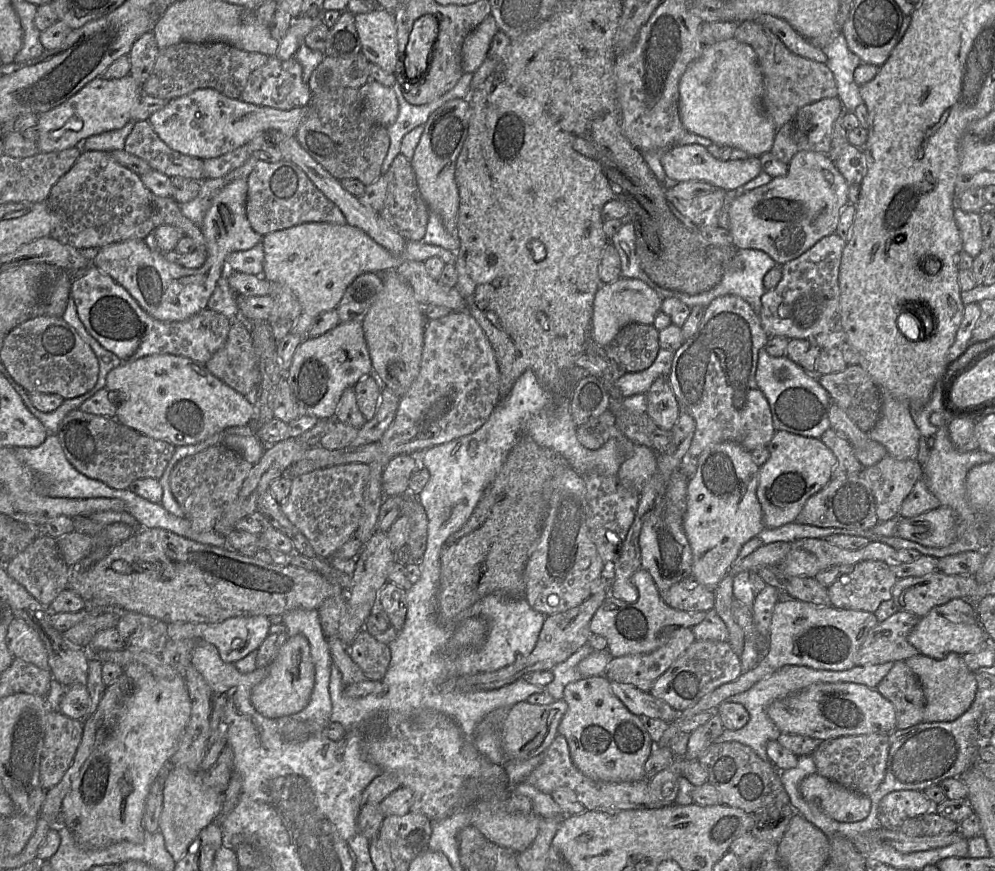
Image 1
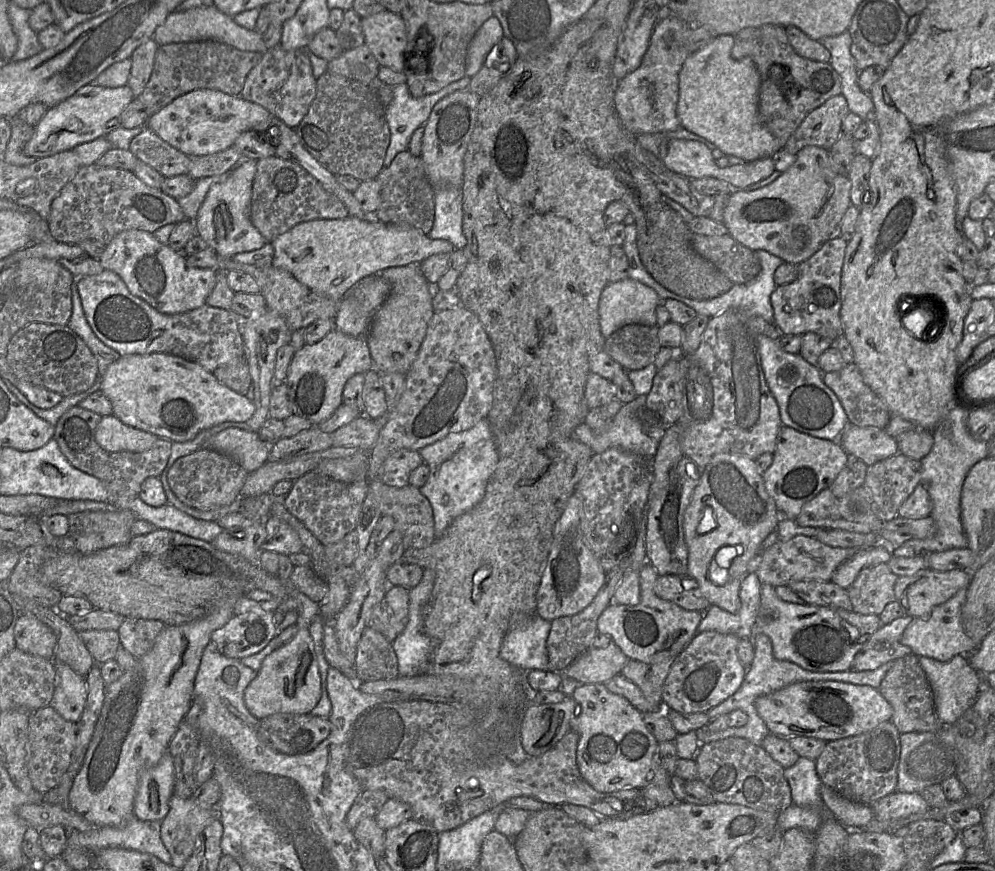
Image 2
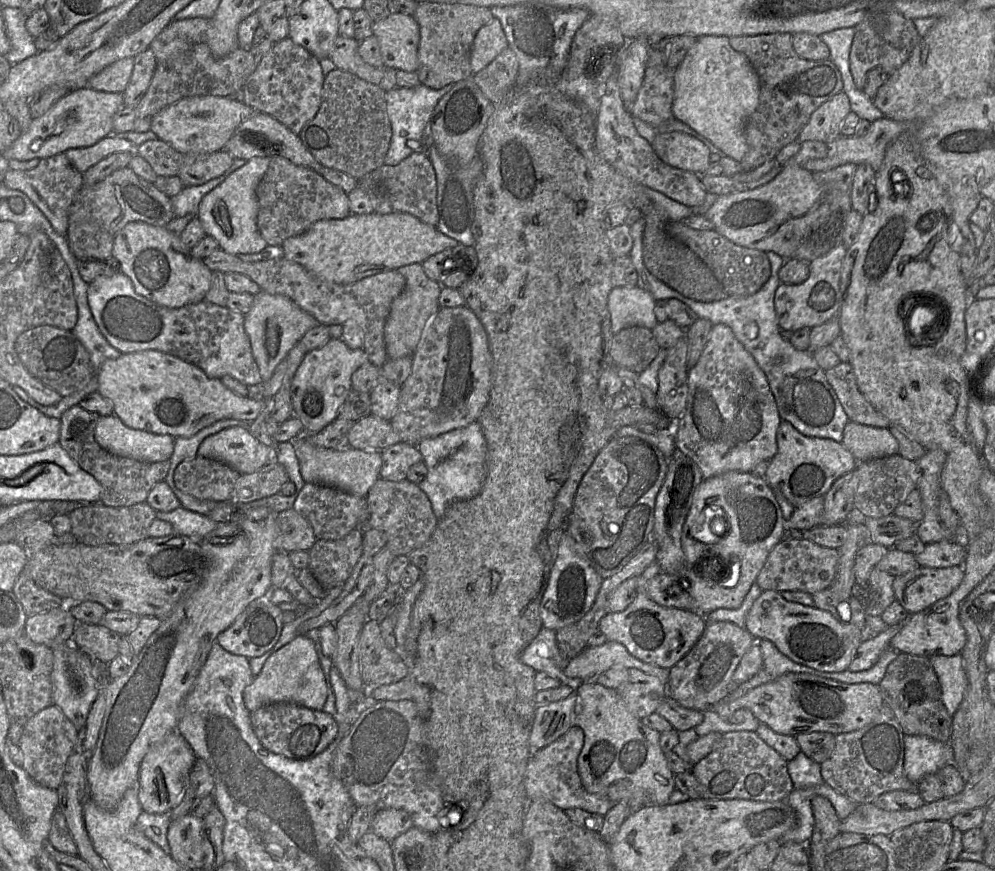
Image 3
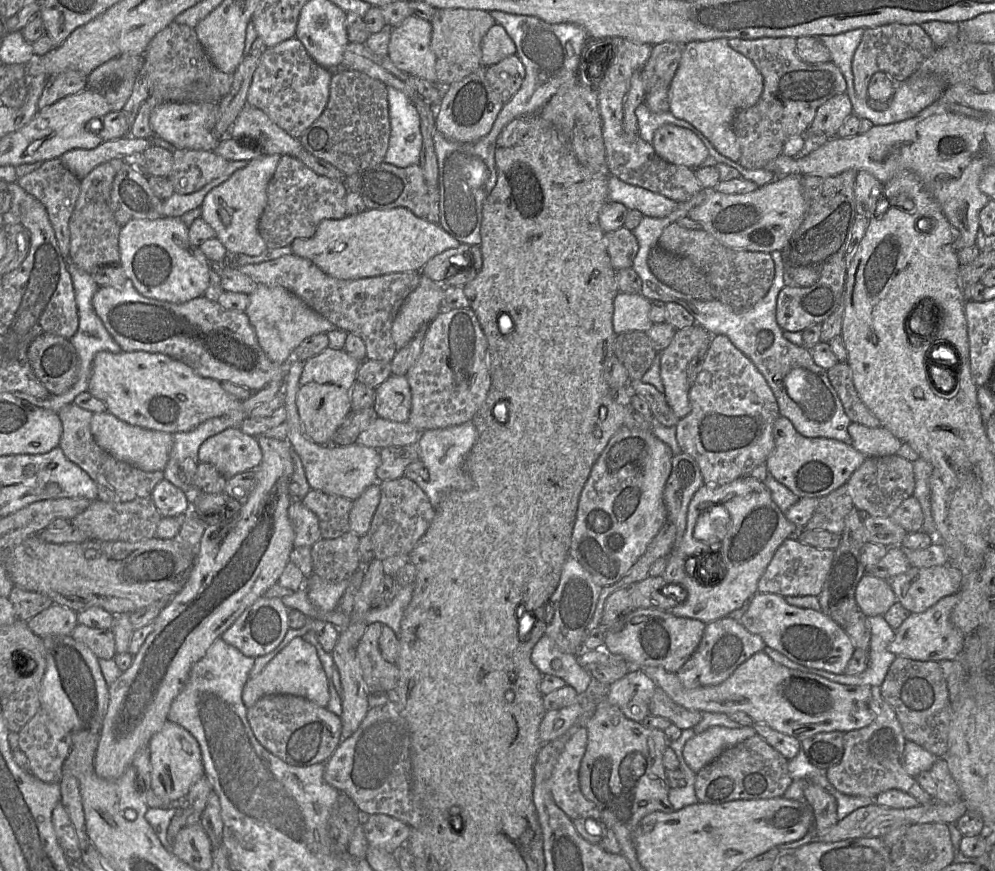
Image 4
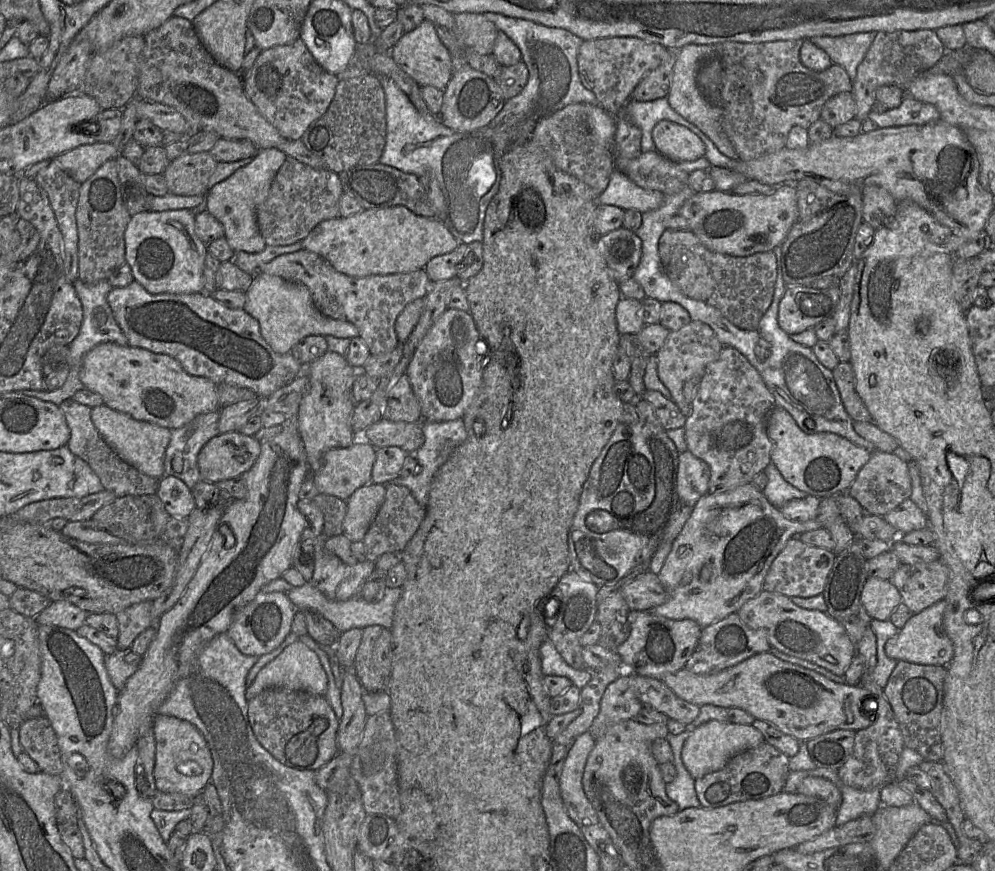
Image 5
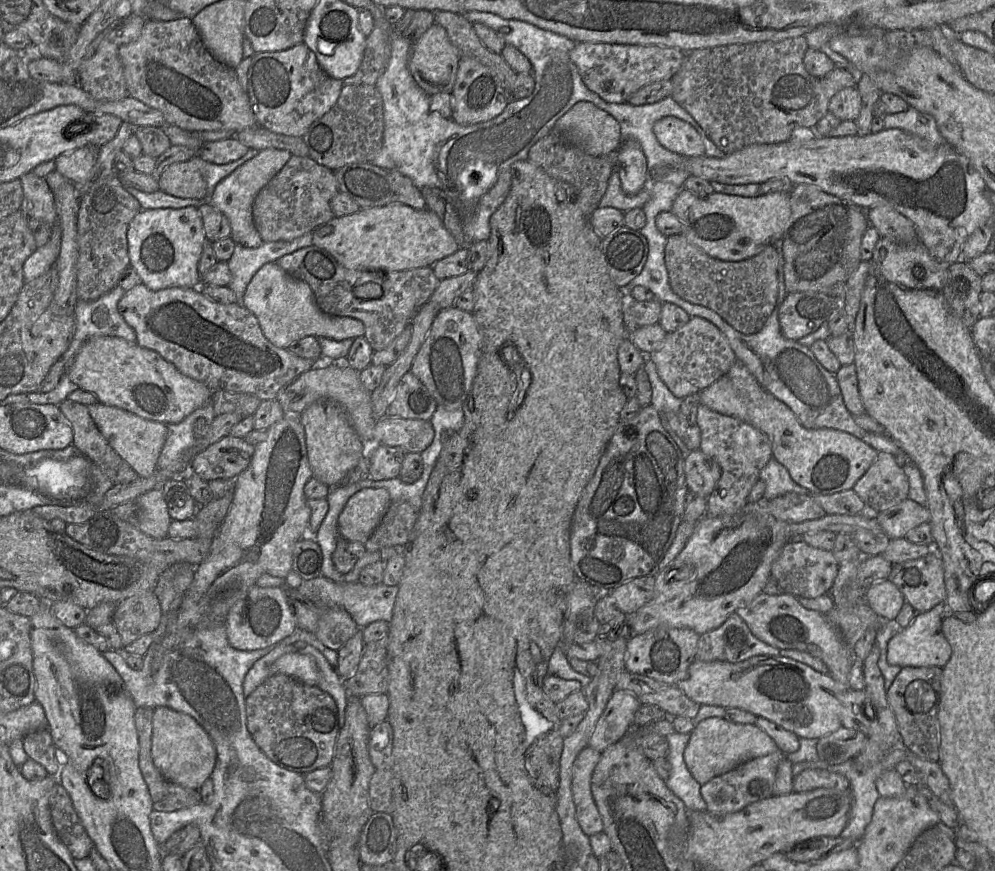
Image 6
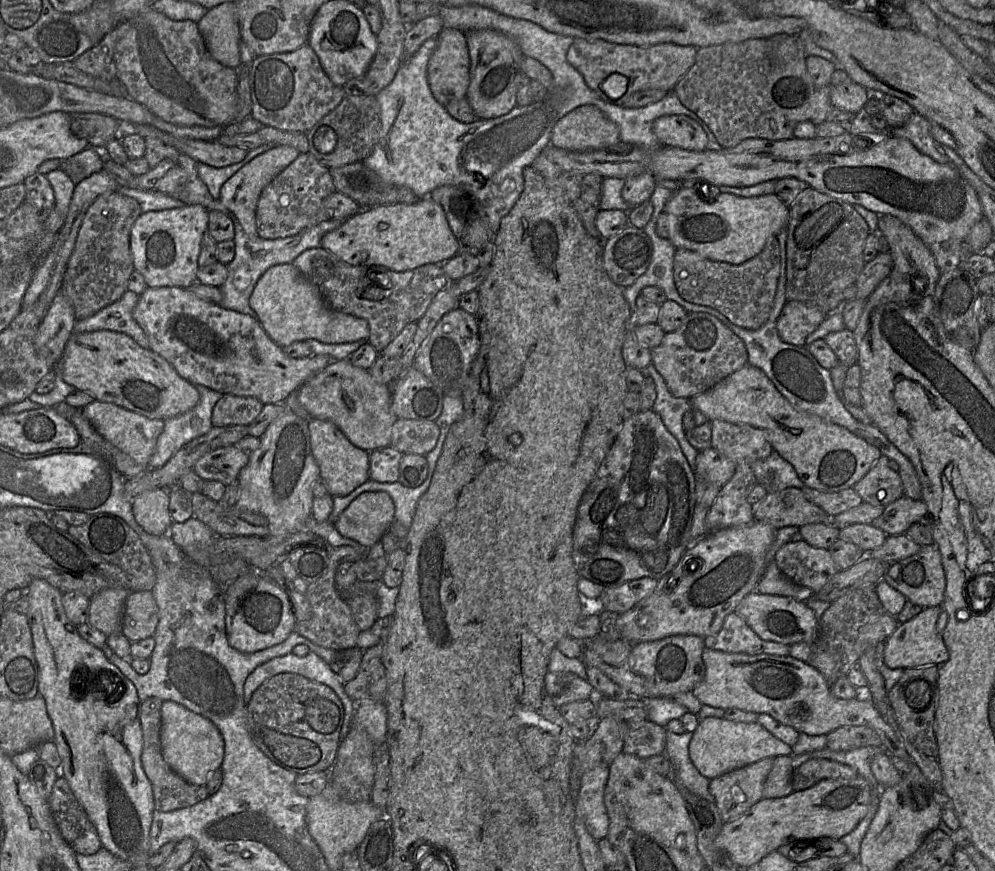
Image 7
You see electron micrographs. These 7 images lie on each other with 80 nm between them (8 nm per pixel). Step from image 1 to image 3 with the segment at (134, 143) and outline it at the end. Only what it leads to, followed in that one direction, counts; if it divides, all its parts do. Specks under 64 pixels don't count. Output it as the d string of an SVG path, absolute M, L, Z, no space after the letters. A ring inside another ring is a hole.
M159 139L148 140L139 145L136 154L149 163L158 177L177 176L183 156Z

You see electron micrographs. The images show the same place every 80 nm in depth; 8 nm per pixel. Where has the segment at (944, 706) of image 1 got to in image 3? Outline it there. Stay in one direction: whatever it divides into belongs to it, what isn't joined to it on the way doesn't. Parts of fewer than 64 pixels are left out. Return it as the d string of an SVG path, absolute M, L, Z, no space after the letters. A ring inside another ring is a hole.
M961 654L954 656L932 656L929 658L942 690L942 701L949 715L959 709L968 685Z

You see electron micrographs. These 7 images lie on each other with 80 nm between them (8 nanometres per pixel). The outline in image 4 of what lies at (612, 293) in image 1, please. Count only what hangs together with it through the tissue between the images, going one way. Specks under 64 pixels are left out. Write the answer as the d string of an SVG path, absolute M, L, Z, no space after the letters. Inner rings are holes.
M619 292L613 302L614 332L618 335L627 331L648 331L653 325L649 317L650 302L641 294Z

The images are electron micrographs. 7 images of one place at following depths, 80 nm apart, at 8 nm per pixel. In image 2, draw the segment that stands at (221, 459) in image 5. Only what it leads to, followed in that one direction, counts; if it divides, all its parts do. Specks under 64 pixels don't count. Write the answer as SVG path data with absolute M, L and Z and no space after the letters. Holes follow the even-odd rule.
M235 427L212 436L202 448L211 448L233 458L248 473L268 461L270 446L258 434Z

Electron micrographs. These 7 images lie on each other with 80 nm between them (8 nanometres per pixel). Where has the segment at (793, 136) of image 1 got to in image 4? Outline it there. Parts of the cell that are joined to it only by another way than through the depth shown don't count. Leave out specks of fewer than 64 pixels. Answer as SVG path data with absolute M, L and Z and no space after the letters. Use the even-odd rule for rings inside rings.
M846 93L836 95L817 109L806 133L824 134L828 139L837 136L845 120L853 114L852 103Z

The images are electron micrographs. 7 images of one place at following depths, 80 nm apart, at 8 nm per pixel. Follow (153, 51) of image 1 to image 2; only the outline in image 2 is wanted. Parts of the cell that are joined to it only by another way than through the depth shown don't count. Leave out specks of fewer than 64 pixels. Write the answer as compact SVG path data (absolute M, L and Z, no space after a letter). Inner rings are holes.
M151 38L138 46L130 57L131 69L127 85L134 98L140 96L150 79L157 49L158 44Z

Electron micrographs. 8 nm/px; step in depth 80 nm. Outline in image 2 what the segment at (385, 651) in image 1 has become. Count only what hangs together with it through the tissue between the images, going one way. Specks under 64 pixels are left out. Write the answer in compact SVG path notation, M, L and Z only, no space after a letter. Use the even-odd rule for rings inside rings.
M368 626L358 643L354 665L357 683L391 680L399 676L397 656L392 643Z

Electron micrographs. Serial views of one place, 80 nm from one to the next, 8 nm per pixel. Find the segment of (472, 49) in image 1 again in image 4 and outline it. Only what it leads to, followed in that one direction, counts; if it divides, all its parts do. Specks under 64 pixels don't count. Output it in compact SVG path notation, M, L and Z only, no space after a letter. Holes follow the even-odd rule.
M495 23L482 40L481 52L481 68L485 68L516 55L516 47L505 29Z

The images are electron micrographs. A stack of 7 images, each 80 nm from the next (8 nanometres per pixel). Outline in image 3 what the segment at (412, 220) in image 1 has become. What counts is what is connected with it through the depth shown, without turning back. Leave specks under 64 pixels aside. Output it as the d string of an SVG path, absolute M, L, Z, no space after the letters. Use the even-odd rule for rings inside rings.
M413 152L395 166L383 164L360 178L357 187L361 188L368 195L375 213L382 215L409 213L430 226L435 226L438 223L436 174L426 152Z

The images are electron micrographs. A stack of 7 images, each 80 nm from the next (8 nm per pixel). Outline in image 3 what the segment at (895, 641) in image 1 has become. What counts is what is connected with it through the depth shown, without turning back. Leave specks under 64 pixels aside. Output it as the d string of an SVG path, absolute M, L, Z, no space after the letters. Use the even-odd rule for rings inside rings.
M888 626L881 633L863 641L855 651L848 670L860 672L870 669L880 656L890 648L891 640L899 630L900 626Z

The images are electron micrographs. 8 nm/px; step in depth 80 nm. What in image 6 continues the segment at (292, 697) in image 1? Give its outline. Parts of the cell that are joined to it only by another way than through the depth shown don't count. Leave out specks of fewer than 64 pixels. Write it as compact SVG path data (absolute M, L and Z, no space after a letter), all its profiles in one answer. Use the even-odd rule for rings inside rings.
M300 651L279 657L273 664L273 674L285 674L308 685L317 685L320 673L312 656Z

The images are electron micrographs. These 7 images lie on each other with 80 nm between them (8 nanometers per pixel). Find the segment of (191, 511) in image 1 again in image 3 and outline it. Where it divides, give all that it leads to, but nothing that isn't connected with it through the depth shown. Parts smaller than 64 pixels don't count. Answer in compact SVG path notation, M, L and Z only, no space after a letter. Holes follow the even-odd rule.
M197 455L182 461L174 471L174 484L182 492L199 500L230 501L240 474L220 461Z

